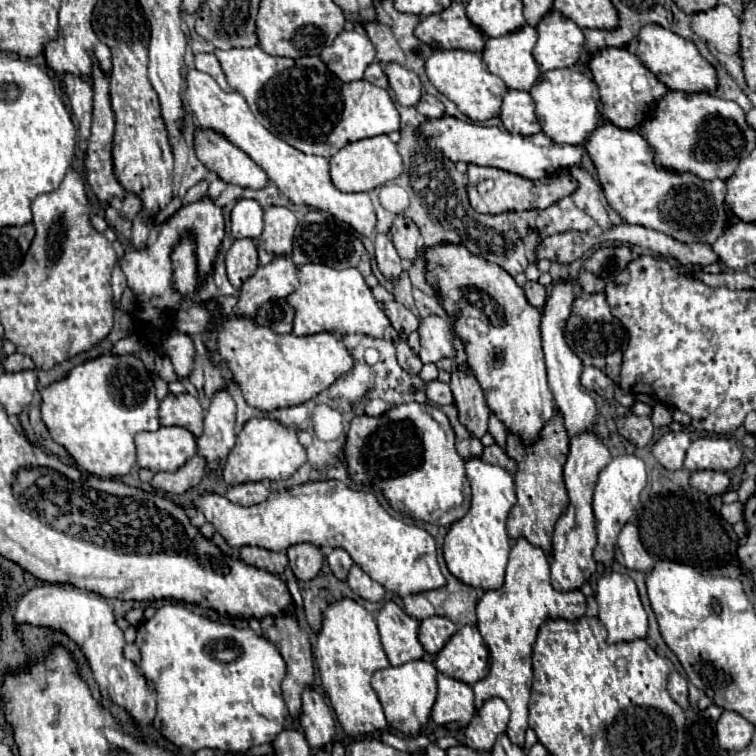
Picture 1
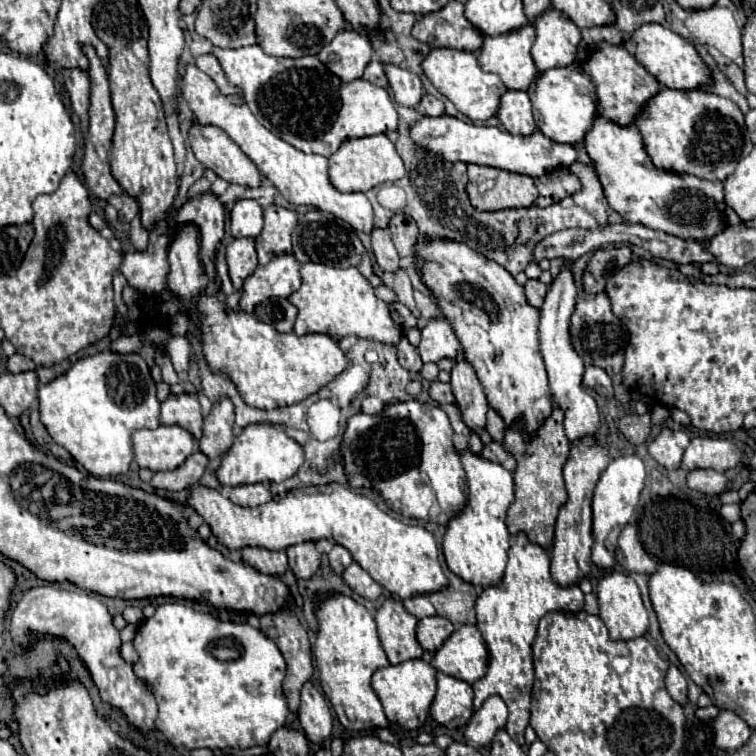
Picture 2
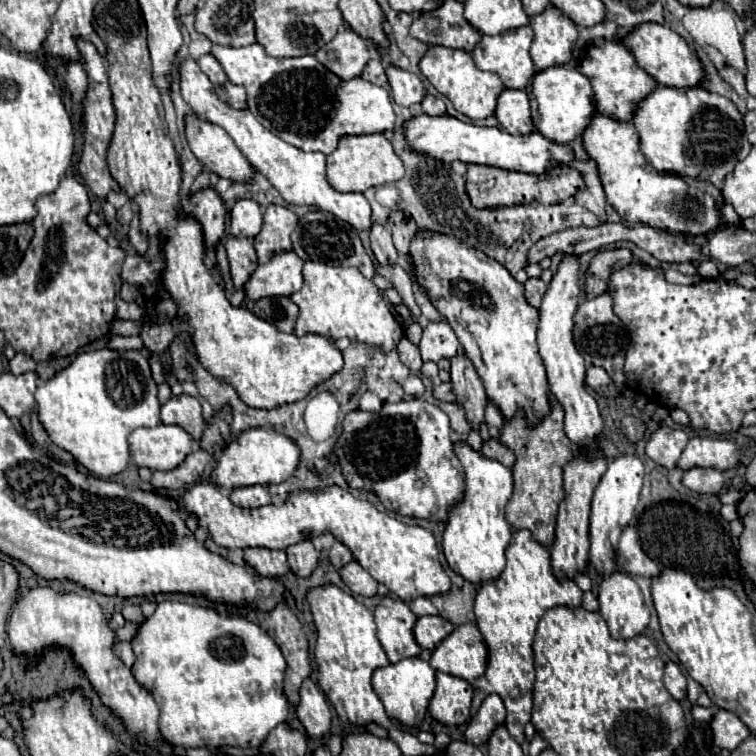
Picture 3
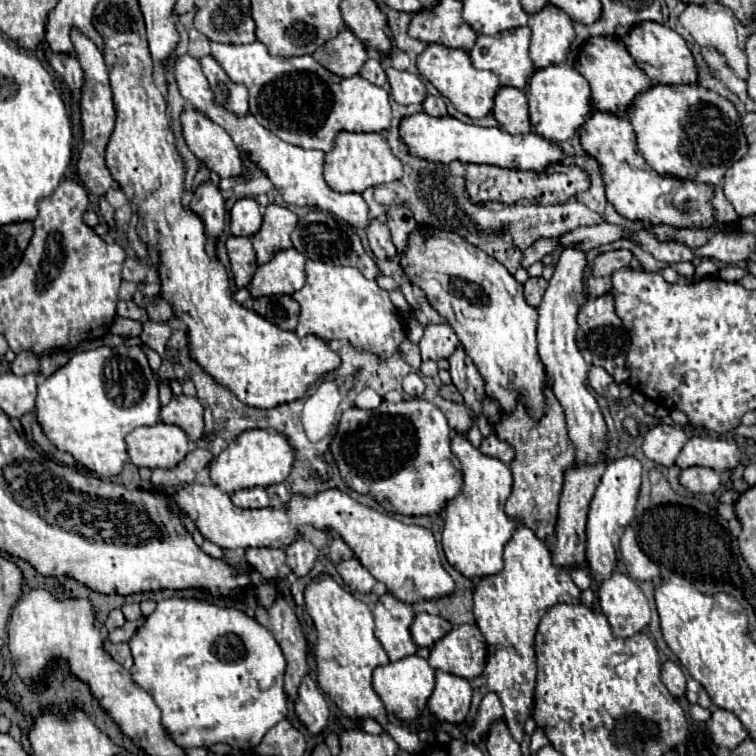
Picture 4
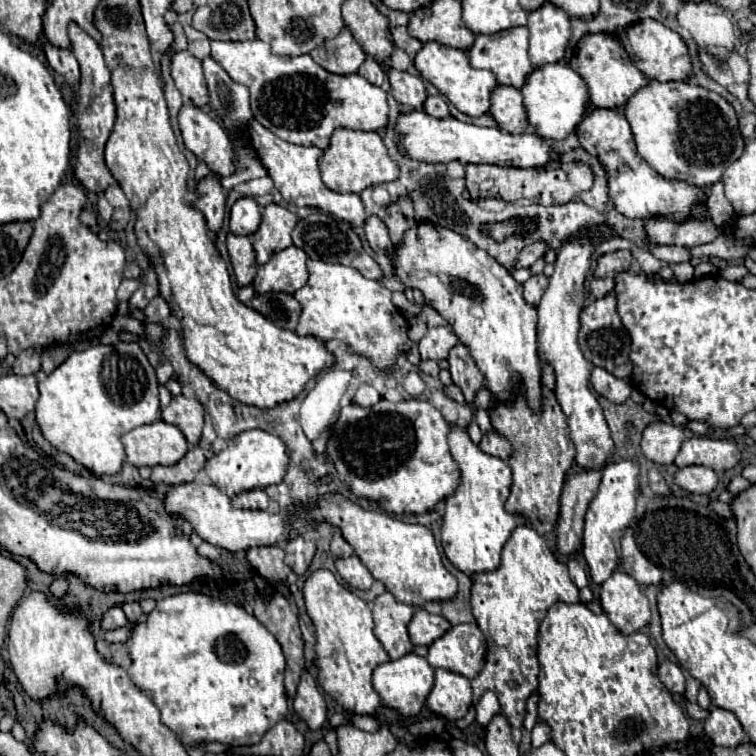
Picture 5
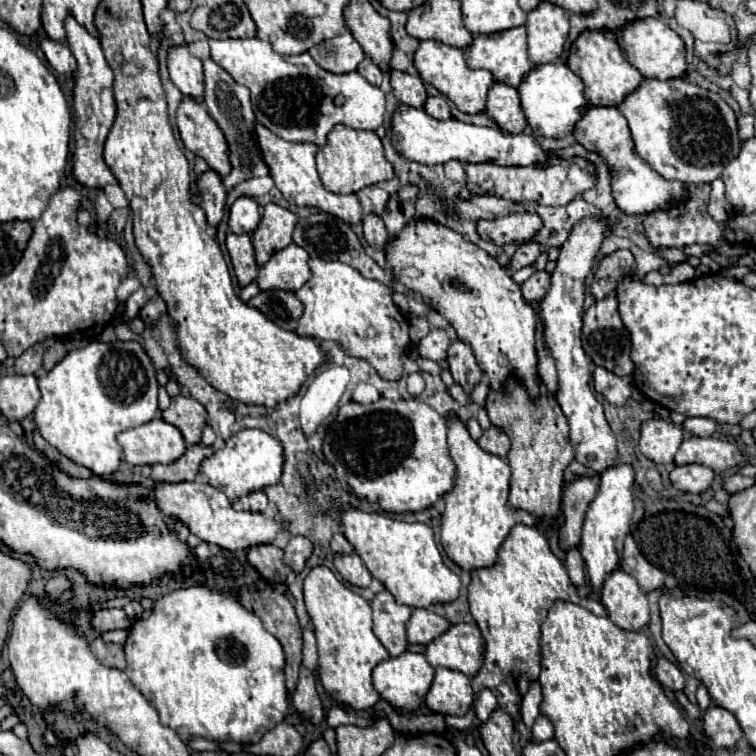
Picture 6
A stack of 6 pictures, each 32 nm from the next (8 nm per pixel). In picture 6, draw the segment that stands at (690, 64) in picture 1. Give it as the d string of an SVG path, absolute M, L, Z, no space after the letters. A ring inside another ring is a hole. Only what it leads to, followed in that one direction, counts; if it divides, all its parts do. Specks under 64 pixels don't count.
M640 18L634 22L628 22L618 36L620 48L624 46L626 60L640 70L642 76L646 78L658 78L658 80L668 80L668 78L680 78L686 76L686 50L680 40L680 36L670 30L668 24L664 24L658 18Z

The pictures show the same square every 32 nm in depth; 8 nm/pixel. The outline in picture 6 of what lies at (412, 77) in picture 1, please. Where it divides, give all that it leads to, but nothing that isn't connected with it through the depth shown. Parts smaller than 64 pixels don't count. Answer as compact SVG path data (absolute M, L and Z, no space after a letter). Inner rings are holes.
M392 70L390 82L392 82L392 90L398 102L412 108L424 108L424 102L428 96L426 96L426 88L420 76L410 76L406 72Z

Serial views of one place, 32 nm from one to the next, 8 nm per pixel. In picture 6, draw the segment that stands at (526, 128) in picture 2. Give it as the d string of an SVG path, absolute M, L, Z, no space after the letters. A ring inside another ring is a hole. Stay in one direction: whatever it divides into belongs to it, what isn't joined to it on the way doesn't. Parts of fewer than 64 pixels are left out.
M494 82L486 96L484 110L502 130L510 134L520 134L526 130L526 118L520 106L518 90L506 86L504 82Z

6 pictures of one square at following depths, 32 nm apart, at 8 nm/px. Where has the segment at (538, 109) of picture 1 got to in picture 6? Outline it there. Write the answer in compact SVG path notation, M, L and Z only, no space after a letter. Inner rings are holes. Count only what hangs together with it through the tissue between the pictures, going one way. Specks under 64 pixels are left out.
M562 60L532 68L520 82L518 94L522 98L522 110L526 114L528 126L534 134L546 138L564 138L566 134L570 134L588 102L584 96L582 80Z

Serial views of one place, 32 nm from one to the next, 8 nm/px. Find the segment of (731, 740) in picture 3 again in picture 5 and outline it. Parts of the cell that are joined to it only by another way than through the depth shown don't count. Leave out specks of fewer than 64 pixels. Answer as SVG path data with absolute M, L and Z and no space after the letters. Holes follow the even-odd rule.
M716 706L708 710L708 716L704 720L704 732L712 738L716 746L726 746L726 748L736 748L744 738L744 730L738 718L732 712Z

